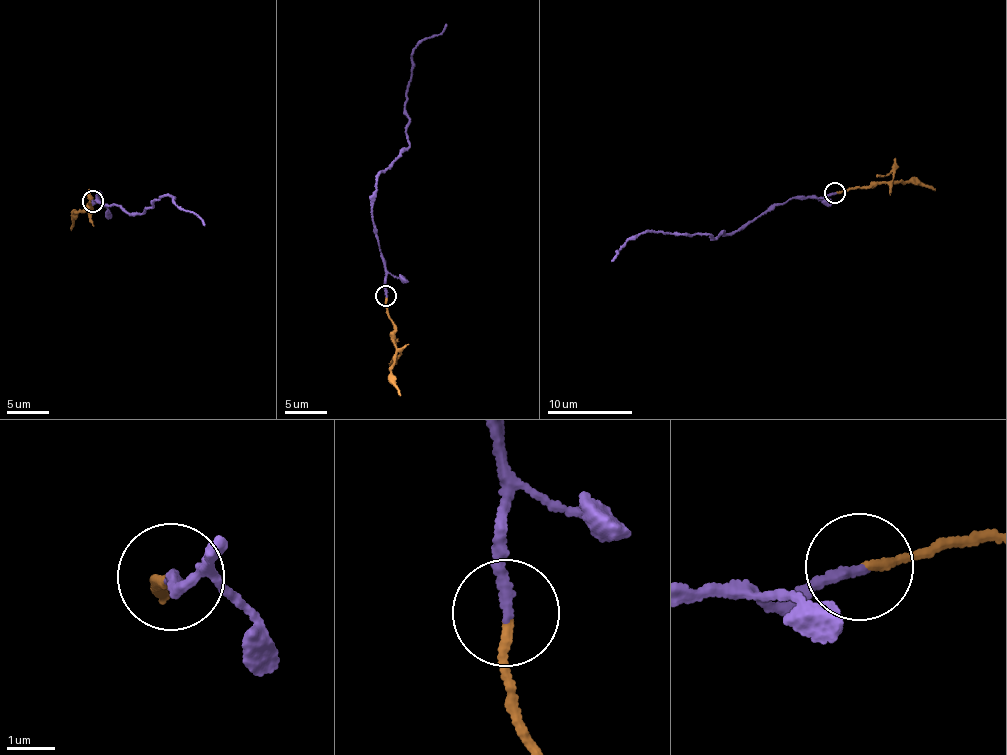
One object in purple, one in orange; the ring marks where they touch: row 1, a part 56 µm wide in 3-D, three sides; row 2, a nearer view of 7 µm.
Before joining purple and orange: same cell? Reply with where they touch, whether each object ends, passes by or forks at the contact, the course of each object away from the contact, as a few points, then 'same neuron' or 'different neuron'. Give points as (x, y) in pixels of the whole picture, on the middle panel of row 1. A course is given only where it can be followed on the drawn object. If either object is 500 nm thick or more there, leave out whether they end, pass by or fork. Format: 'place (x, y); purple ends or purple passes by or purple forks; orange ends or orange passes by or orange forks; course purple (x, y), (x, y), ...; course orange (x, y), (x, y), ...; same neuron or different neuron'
place (386, 295); purple ends; orange ends; course purple (386, 296), (382, 253), (371, 212), (378, 175), (408, 146), (406, 87), (414, 48), (443, 30), (446, 23); course orange (386, 296), (396, 348), (391, 365), (393, 385), (401, 395); different neuron

